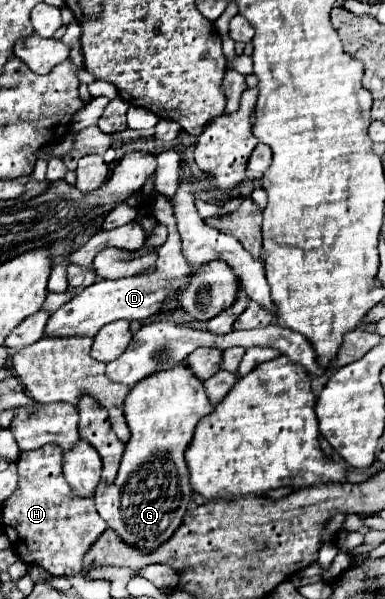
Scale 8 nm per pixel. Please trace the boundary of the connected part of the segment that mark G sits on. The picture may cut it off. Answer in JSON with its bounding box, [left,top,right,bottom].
[94,365,212,553]

